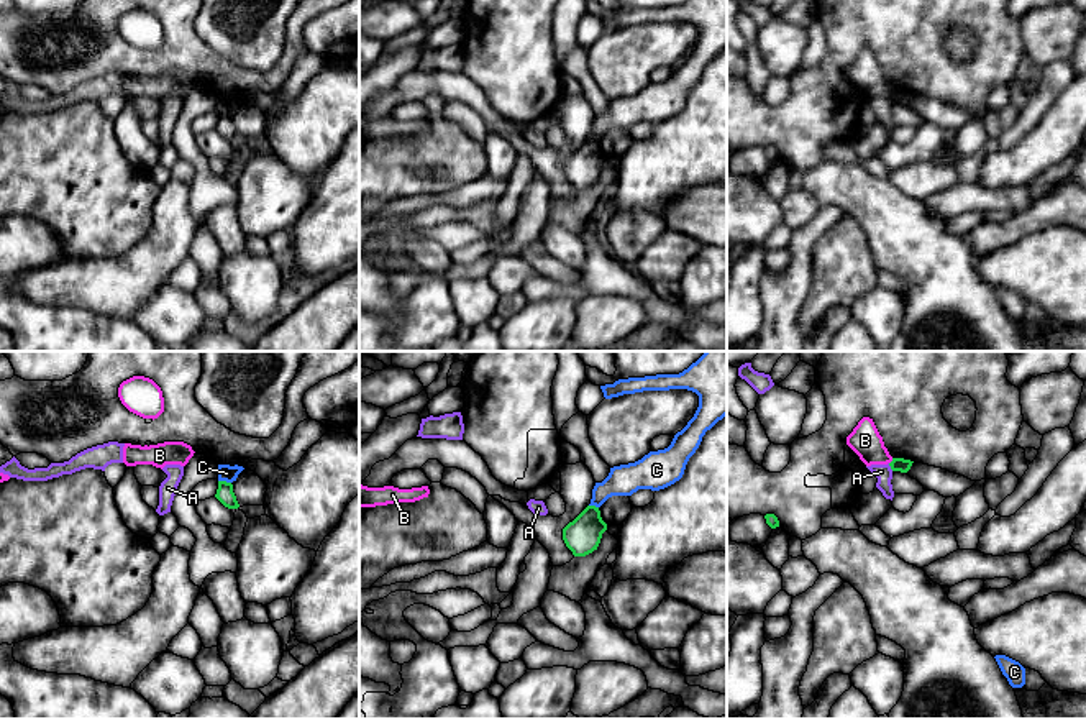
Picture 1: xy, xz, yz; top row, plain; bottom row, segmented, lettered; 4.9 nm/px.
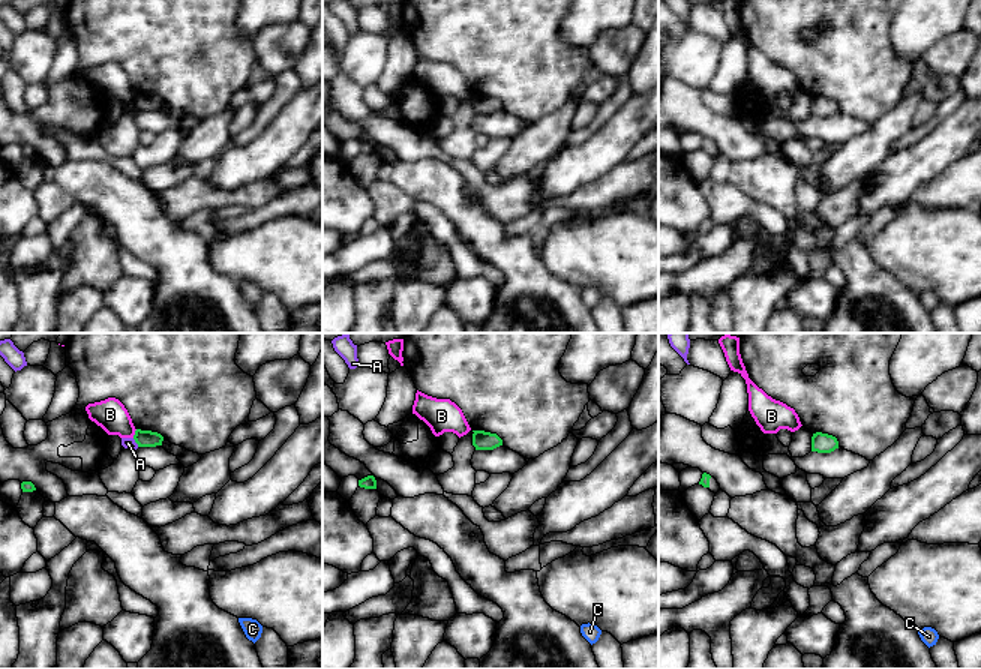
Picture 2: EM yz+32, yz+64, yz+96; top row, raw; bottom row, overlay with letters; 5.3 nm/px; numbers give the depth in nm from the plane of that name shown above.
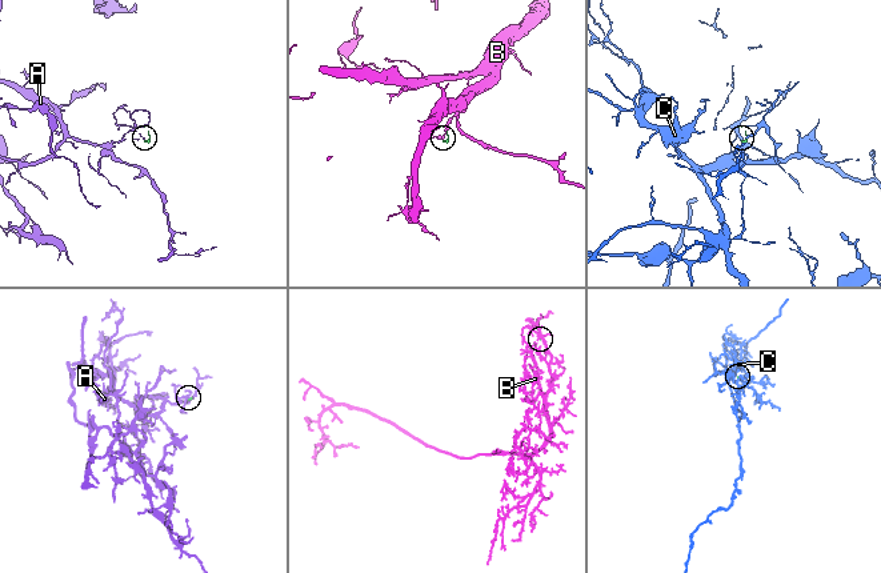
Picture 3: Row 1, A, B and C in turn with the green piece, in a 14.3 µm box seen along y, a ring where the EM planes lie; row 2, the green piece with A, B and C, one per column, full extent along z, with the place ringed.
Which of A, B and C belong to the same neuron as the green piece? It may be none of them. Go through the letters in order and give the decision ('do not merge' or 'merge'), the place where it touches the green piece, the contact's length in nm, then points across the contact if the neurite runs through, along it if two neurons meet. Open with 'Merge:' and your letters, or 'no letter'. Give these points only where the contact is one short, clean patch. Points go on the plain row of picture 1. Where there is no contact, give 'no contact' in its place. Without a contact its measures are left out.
Merge: no letter
A: do not merge | yz (889, 97) | 50 nm | along yz (888, 96), (893, 102)
B: do not merge | yz (891, 94) | 40 nm | along yz (893, 91), (889, 96)
C: do not merge | xy (225, 114) | 70 nm | along xy (219, 112), (230, 115)

